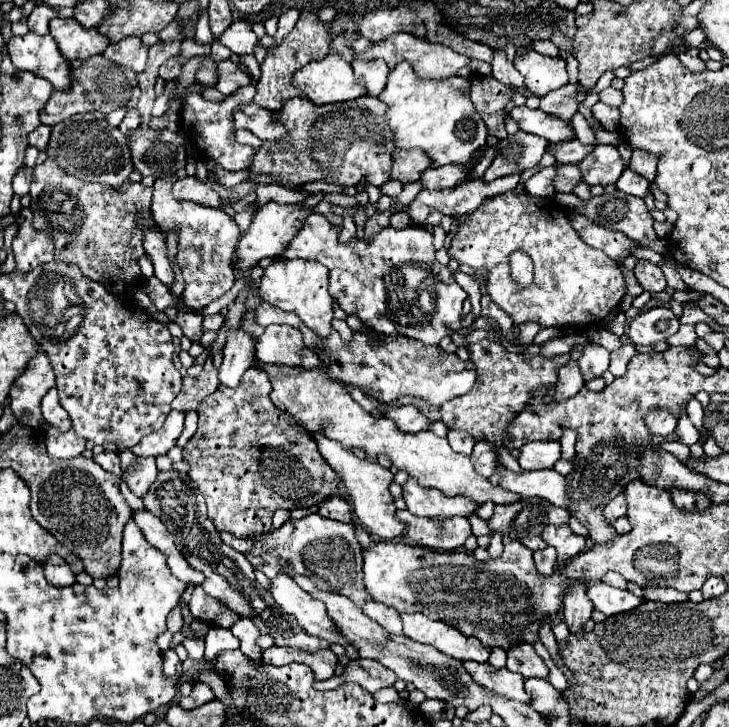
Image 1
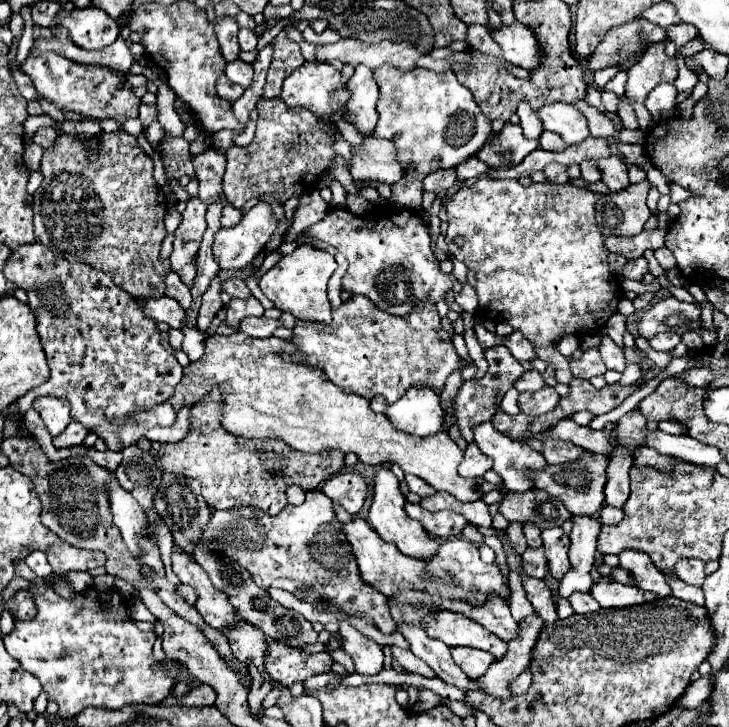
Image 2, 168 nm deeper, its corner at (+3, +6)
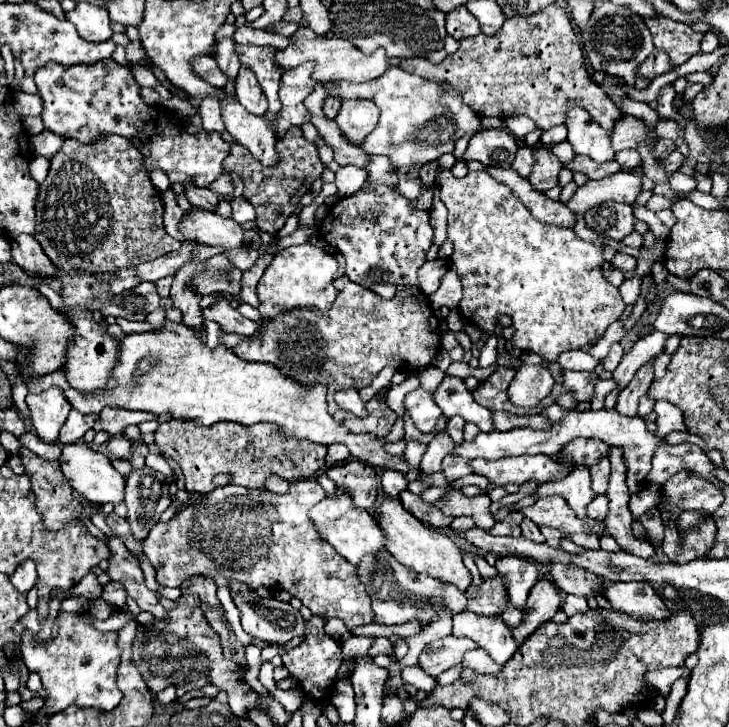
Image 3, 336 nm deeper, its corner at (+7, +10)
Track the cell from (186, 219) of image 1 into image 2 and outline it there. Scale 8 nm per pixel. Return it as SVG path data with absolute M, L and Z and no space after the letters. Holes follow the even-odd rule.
M226 204L222 208L222 226L224 228L230 228L230 226L236 226L240 222L240 216L242 216L242 210L234 208L232 204Z

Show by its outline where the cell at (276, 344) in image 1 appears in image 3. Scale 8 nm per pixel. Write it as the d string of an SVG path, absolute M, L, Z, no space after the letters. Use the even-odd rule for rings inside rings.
M226 298L214 302L210 308L202 310L202 314L204 314L206 320L218 322L224 332L236 332L236 334L252 336L260 328L260 322L254 322L254 320L244 318L236 308L232 308L228 304Z

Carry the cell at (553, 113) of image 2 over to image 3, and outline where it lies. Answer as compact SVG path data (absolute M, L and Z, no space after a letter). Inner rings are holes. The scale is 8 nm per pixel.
M572 106L566 112L566 128L568 128L568 142L572 144L576 154L586 154L596 162L614 158L608 132L600 128L600 124L596 124L584 108Z

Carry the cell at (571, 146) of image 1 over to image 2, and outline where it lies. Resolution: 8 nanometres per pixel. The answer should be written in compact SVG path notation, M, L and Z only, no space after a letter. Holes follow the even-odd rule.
M546 130L540 136L540 148L542 150L552 150L552 152L562 152L566 148L566 144L564 144L564 140L558 134Z

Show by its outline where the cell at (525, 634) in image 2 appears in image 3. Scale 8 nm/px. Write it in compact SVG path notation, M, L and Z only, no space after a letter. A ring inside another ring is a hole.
M540 580L532 588L526 606L522 608L522 622L518 626L510 626L516 644L522 644L536 628L548 622L558 612L560 604L562 604L560 590L552 582Z

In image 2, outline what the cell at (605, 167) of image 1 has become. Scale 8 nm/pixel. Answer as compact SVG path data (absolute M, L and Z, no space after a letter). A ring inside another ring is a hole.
M584 160L580 164L580 176L586 180L586 182L598 182L600 180L600 170L596 166L594 160Z

